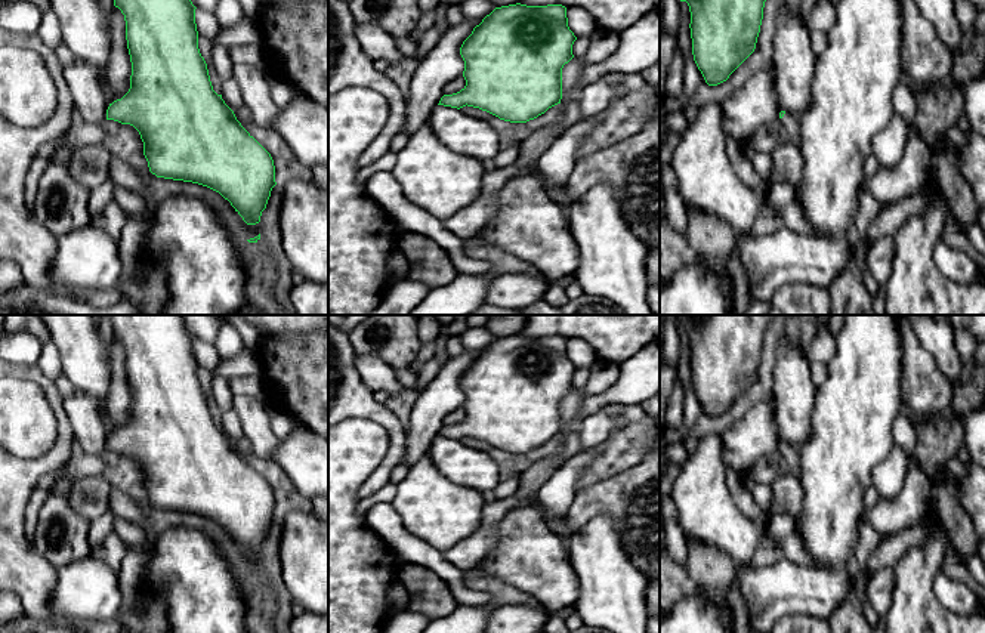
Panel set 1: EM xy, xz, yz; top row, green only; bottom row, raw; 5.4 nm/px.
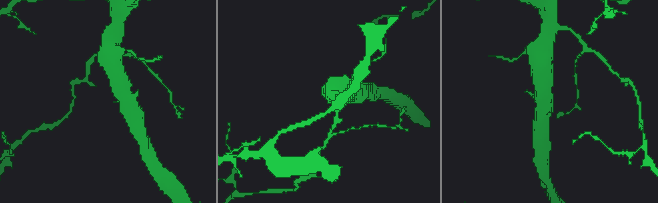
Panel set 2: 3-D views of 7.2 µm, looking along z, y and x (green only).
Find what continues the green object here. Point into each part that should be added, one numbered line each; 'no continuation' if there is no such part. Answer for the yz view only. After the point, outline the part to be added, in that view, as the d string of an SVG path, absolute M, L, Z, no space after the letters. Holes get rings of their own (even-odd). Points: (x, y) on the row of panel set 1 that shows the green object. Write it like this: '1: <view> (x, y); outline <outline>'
1: yz (791, 124); outline M785 112L782 118L779 118L781 124L787 130L787 141L790 141L793 145L800 145L800 124L796 117Z

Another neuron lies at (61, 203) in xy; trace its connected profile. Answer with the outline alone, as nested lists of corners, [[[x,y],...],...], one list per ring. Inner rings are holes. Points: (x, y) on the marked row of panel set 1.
[[[59,148],[38,182],[34,216],[53,235],[68,234],[92,223],[87,211],[90,191],[68,173],[71,148]]]

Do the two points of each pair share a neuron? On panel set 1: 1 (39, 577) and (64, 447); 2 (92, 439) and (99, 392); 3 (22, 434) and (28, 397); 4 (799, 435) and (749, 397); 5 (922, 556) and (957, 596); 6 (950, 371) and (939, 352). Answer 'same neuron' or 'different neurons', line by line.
1: same neuron
2: different neurons
3: same neuron
4: different neurons
5: different neurons
6: same neuron

